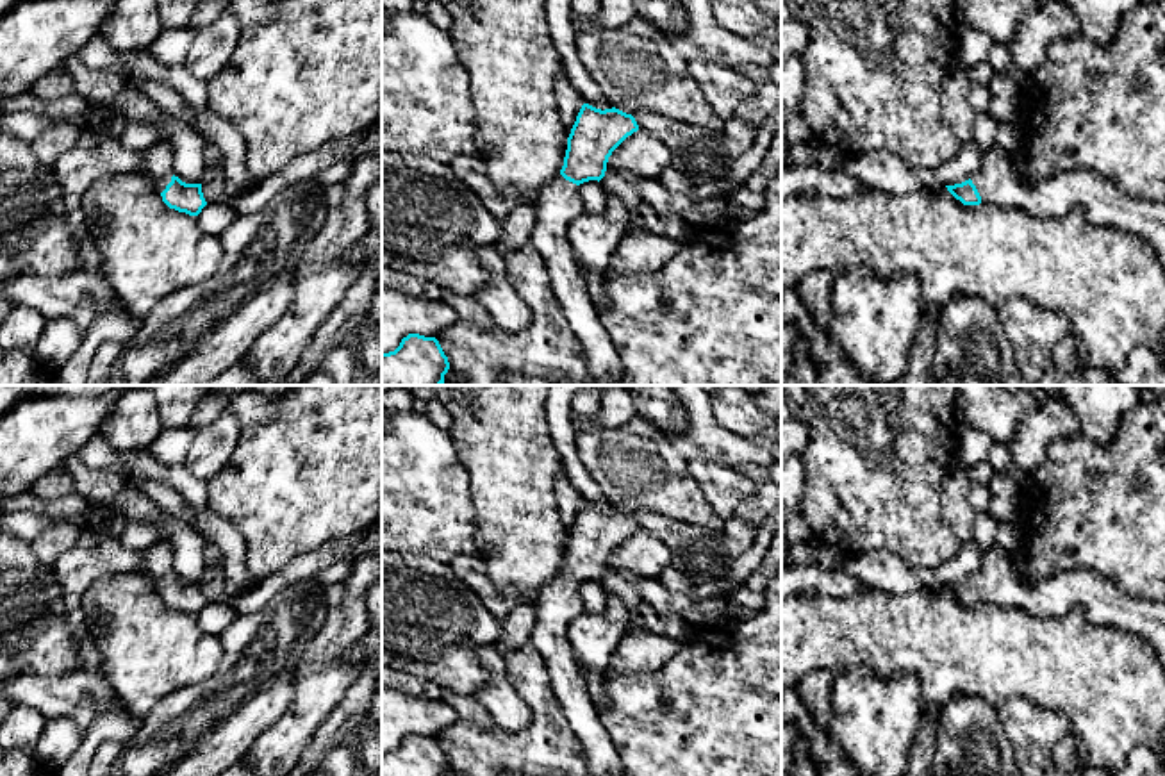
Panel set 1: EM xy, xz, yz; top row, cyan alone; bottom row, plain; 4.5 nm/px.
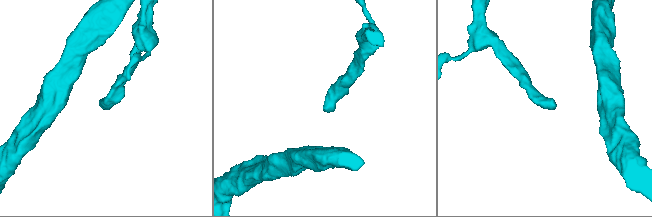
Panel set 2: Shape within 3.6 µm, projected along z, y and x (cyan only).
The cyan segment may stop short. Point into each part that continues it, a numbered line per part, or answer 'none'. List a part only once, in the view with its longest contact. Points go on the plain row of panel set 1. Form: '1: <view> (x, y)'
1: yz (998, 584)

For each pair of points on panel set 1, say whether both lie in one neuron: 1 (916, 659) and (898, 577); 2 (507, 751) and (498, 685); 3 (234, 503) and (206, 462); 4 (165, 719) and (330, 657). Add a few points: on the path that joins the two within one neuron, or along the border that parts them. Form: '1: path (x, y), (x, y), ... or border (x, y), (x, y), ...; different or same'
1: border (942, 584), (923, 584), (907, 593), (873, 589); different
2: border (512, 687), (532, 712), (532, 719), (518, 734); different
3: border (238, 439), (229, 461), (206, 482); different
4: border (318, 632), (298, 664), (295, 693), (284, 709); different

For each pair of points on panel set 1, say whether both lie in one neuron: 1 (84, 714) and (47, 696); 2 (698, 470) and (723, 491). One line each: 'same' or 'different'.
1: same
2: same

